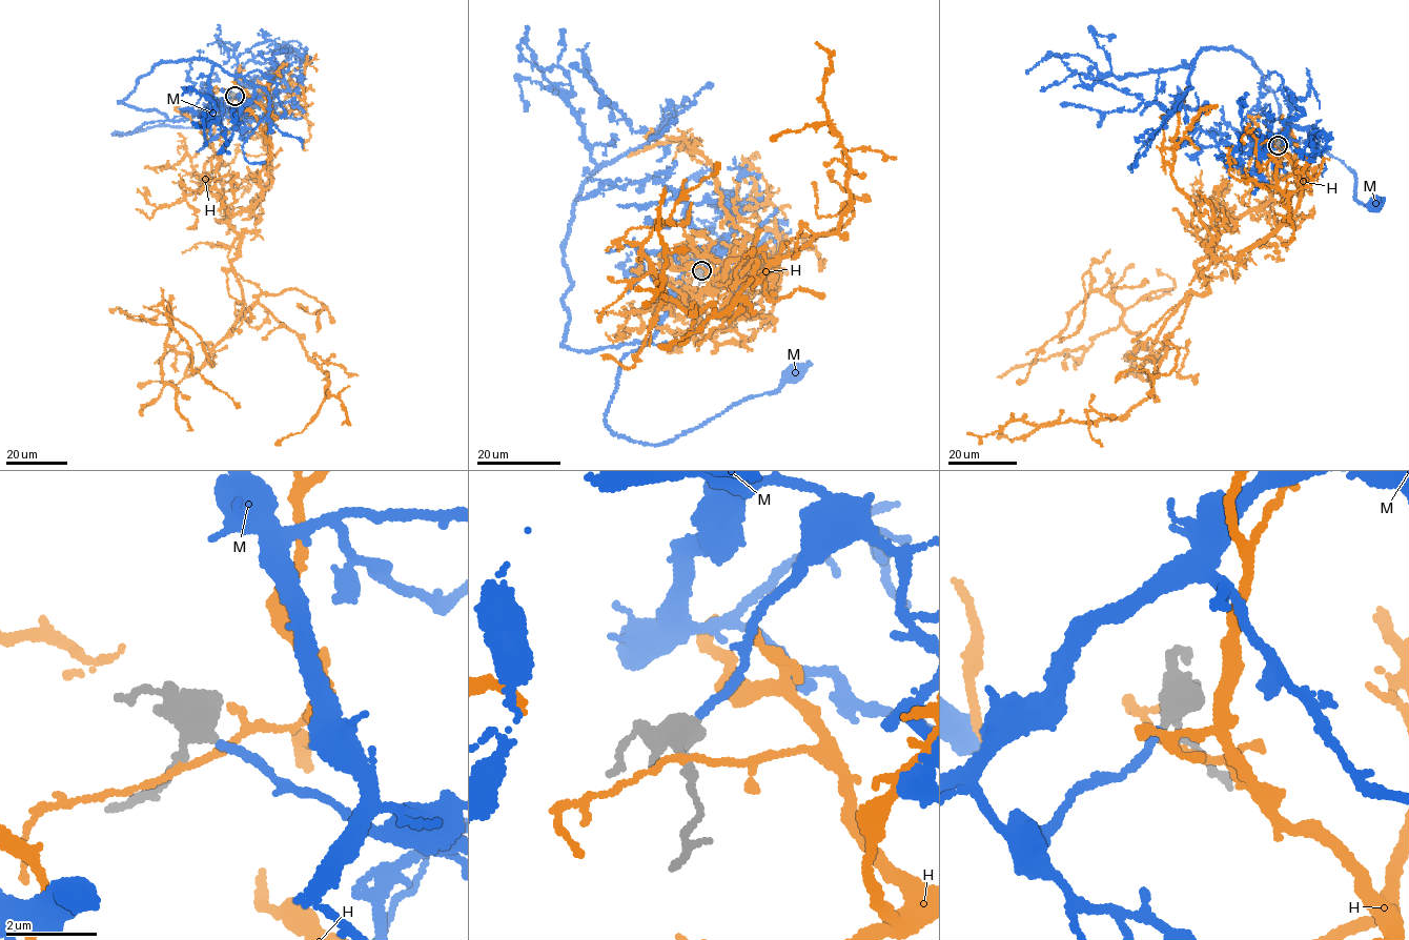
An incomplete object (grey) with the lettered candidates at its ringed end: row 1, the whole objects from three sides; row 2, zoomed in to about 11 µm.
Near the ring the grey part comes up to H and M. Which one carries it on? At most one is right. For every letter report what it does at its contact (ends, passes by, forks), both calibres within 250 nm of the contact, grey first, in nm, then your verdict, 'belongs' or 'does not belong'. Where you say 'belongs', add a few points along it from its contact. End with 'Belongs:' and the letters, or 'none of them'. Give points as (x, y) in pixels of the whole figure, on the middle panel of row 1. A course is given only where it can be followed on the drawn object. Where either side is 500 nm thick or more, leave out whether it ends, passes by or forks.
H: it passes by; 200 nm thick on the grey side, 110 nm on the other; does not belong
M: it ends there; 380 nm thick on the grey side, 160 nm on the other; belongs; it runs (701, 270), (712, 249), (690, 249), (659, 326), (623, 355), (606, 425), (633, 441), (670, 442), (794, 372)
Belongs: M

